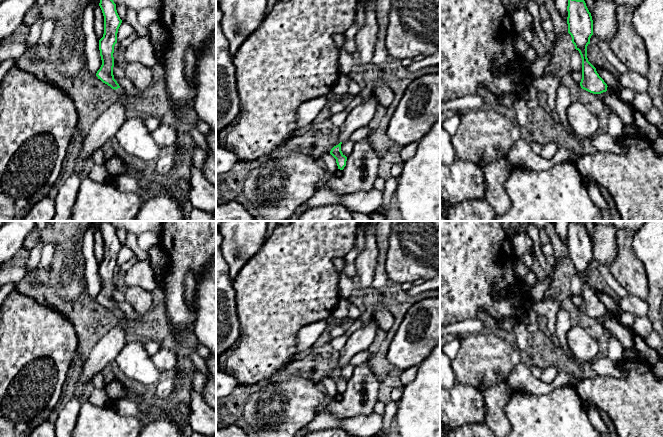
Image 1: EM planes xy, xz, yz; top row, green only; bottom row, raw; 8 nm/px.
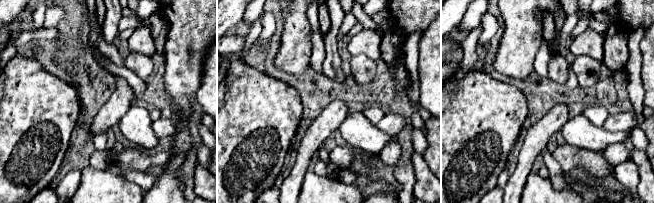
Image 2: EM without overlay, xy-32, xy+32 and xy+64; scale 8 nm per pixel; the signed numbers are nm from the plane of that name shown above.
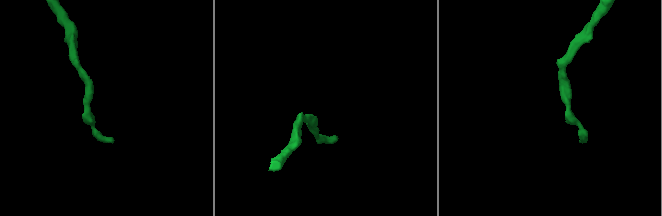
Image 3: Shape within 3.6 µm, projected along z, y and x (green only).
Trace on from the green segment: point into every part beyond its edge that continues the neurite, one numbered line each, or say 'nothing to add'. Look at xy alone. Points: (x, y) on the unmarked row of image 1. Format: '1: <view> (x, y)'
1: xy (110, 345)

